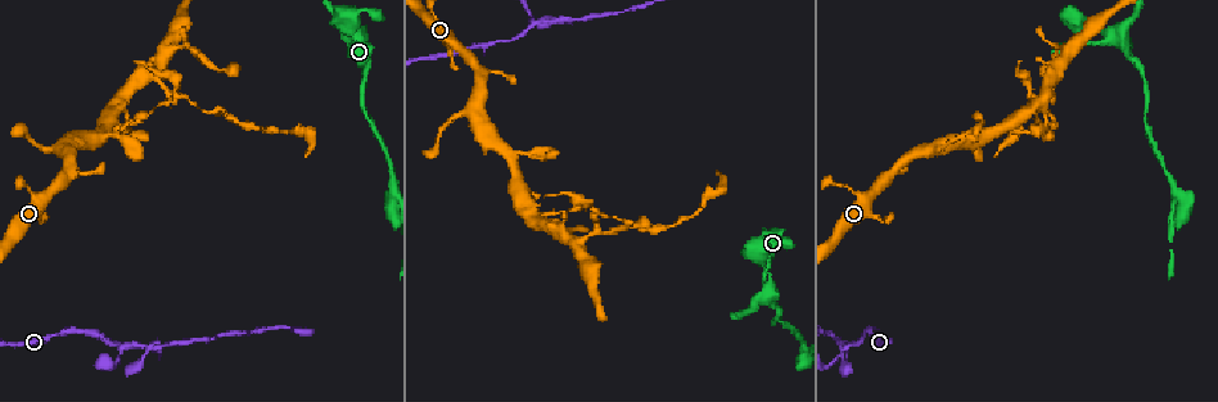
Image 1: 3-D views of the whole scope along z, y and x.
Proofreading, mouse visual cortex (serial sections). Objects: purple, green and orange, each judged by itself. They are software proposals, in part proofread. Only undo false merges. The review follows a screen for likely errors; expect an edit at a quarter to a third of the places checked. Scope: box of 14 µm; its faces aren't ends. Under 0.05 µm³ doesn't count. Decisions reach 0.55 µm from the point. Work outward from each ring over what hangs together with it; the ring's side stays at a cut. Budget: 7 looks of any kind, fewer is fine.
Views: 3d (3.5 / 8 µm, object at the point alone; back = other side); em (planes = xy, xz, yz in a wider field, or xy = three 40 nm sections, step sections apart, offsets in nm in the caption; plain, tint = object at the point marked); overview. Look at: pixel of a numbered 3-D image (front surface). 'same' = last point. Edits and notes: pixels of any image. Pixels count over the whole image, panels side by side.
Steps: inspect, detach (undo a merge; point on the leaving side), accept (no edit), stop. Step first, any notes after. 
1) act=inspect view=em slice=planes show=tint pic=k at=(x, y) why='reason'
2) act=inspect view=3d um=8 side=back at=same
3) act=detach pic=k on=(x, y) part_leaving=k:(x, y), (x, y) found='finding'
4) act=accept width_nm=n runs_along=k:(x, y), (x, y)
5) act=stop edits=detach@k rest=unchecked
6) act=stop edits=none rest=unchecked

act=inspect view=3d um=8 pic=1 at=(147, 350) why='side arm on a straight run'

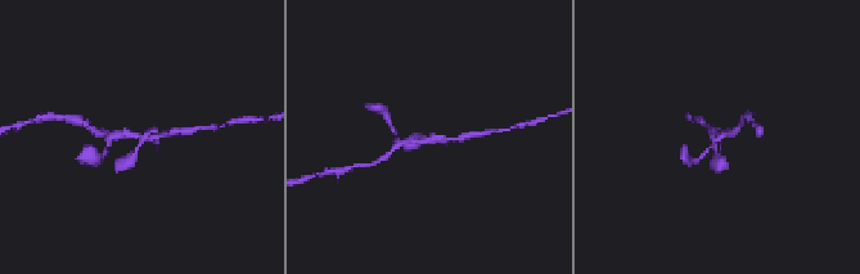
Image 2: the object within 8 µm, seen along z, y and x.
act=inspect view=em slice=xy step=2 show=tint pic=2 at=(429, 141) arms=3 arm_widths_nm=150,150,300 why='now the EM'

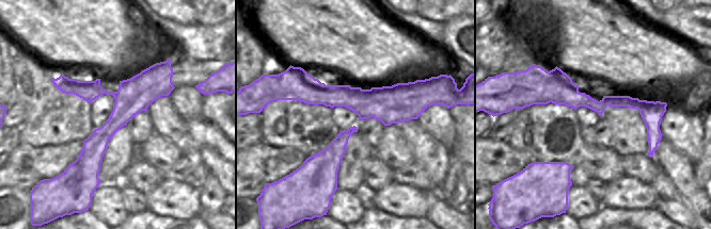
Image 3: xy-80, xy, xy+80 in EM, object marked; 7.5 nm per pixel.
act=detach pic=2 on=(127, 160) part_leaving=2:(142, 143), (125, 164), (115, 169) found='two cells meet here'

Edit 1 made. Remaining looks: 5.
act=inspect view=overview

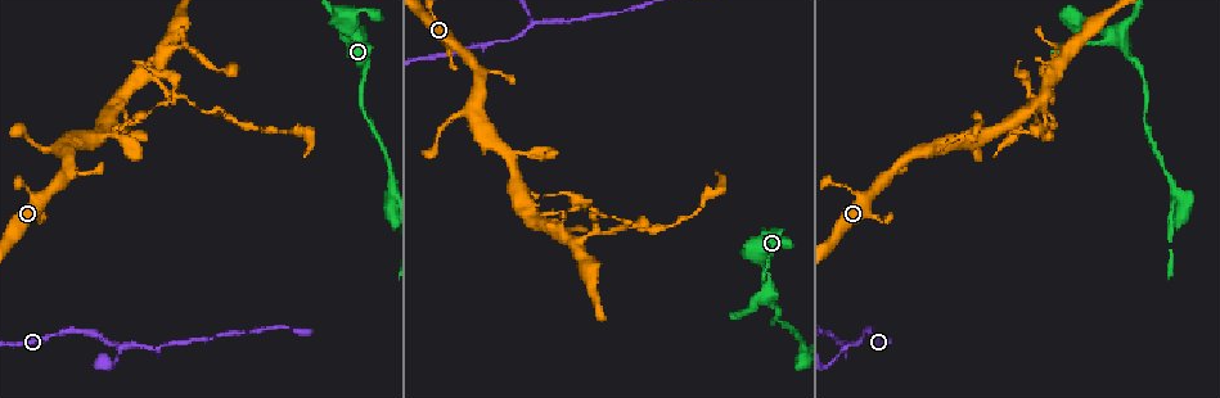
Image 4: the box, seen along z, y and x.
act=inspect view=3d um=3.5 pic=4 at=(128, 128) why='abrupt turn'

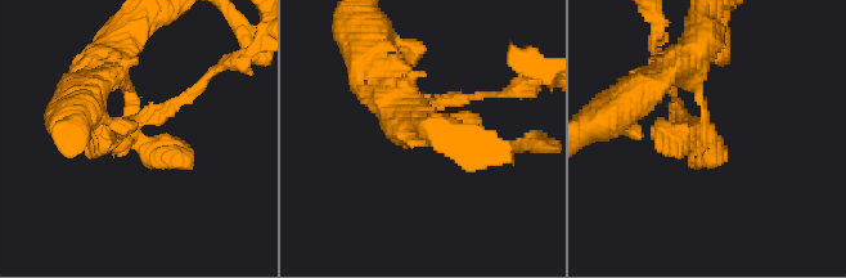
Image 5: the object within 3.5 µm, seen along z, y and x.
act=detach pic=5 on=(163, 112) part_leaving=5:(136, 120), (160, 115), (230, 64) found='a second cell is stuck on'

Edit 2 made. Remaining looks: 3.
act=inspect view=overview why='redraw'

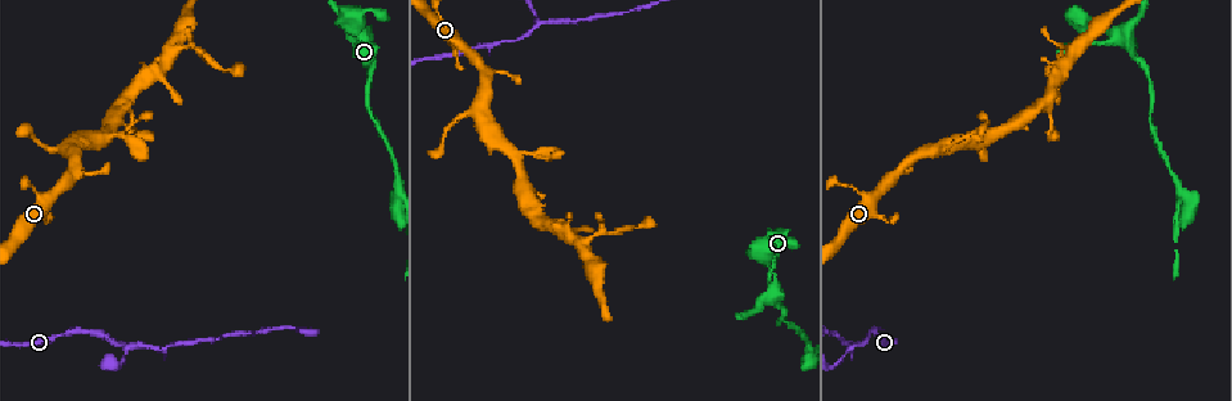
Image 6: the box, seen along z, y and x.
act=inspect view=3d um=3.5 side=back pic=6 at=(363, 35) why='thin arm on a thick one'

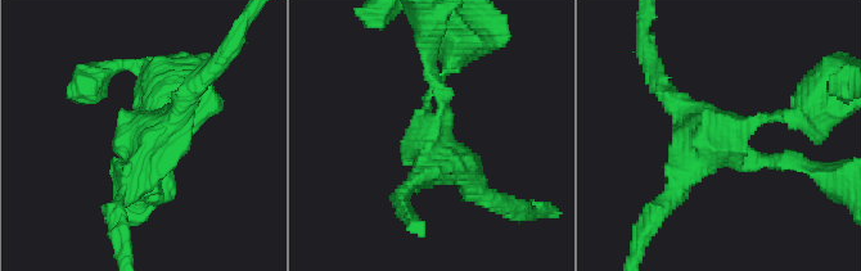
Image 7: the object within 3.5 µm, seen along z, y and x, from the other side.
act=inspect view=em slice=xy step=5 show=tint pic=7 at=(428, 133) arms=4 arm_widths_nm=150,150,300,350 why='now the EM'

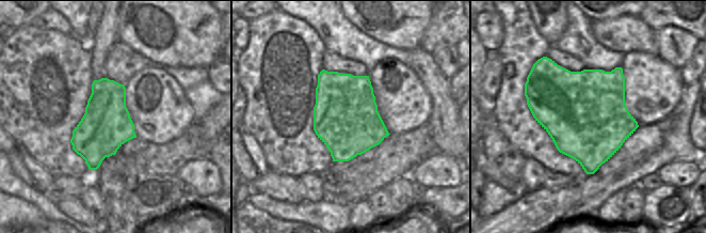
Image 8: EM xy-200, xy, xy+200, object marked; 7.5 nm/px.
act=accept width_nm=500 runs_along=7:(798, 161), (708, 140), (672, 195) found='continuous, no second cell'

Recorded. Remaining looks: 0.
act=stop edits=detach@2,detach@5 rest=unchecked

